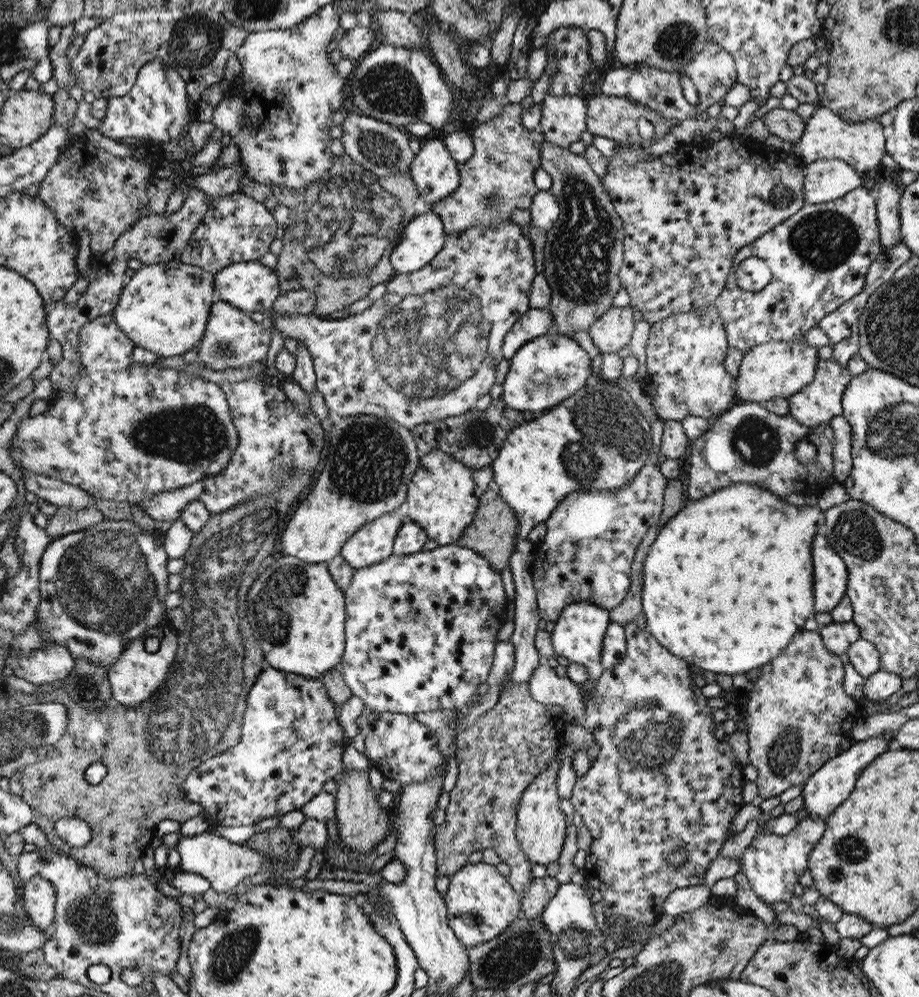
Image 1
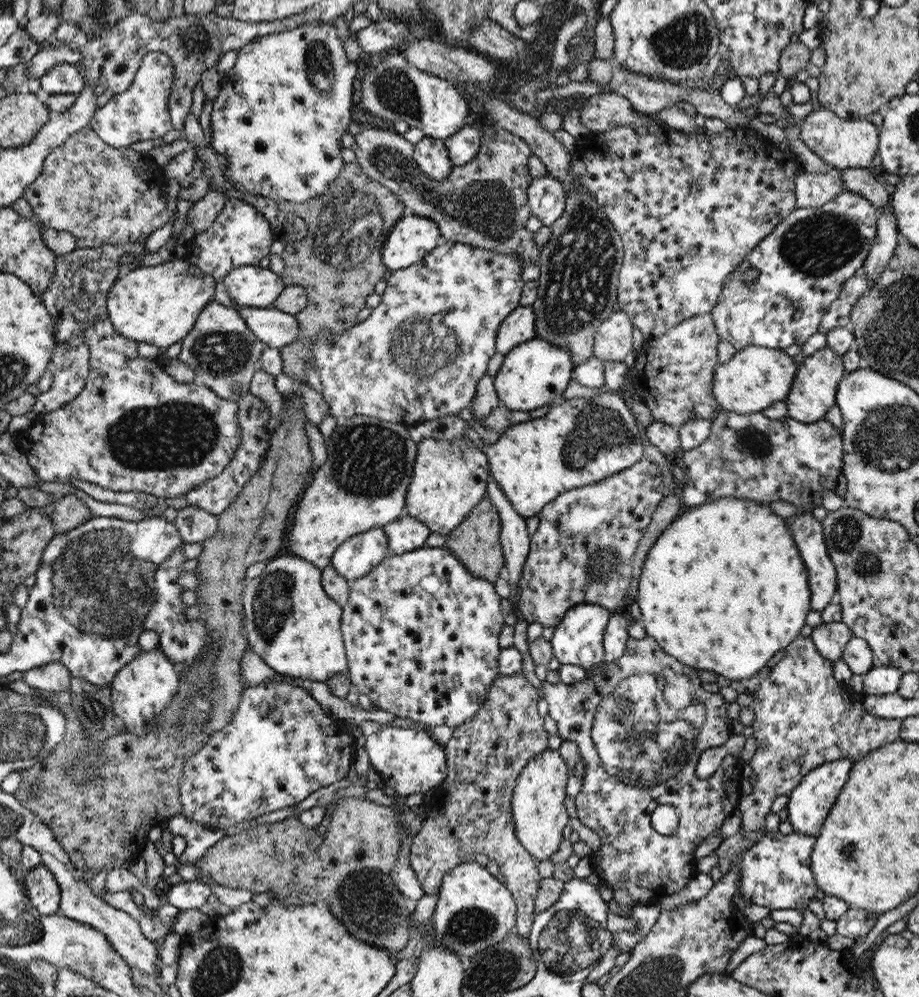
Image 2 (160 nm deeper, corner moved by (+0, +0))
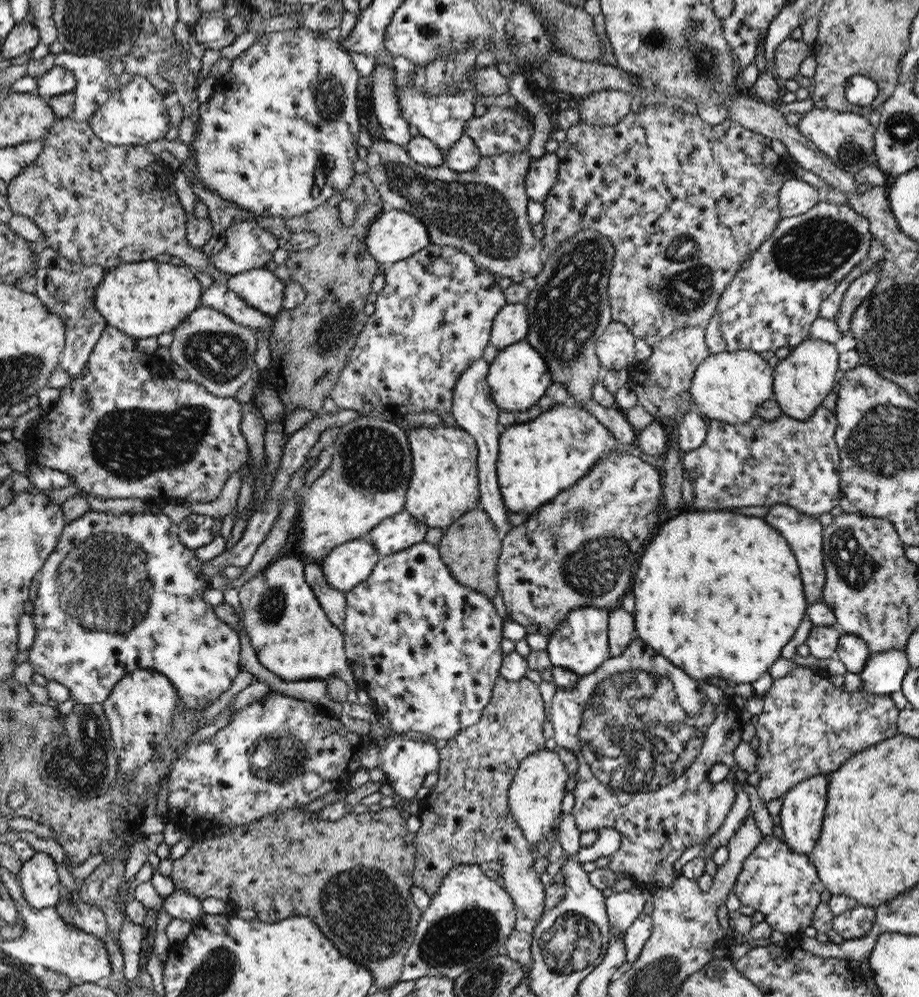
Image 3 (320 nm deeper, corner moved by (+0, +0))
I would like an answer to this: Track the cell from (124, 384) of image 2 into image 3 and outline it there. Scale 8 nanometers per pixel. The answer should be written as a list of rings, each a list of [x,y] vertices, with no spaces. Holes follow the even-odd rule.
[[[107,324],[101,332],[98,342],[94,345],[82,372],[77,374],[65,389],[61,389],[61,397],[57,404],[53,408],[49,408],[38,424],[30,428],[29,432],[25,434],[23,442],[29,457],[34,460],[34,464],[42,469],[52,468],[52,470],[60,470],[60,472],[68,474],[73,480],[74,486],[78,486],[89,496],[100,498],[100,500],[145,497],[157,500],[165,496],[172,496],[177,499],[185,498],[189,502],[216,500],[220,496],[226,480],[250,458],[248,442],[239,429],[242,419],[241,402],[237,401],[235,397],[216,396],[210,390],[206,390],[204,386],[198,385],[195,380],[176,379],[173,365],[166,362],[165,359],[156,360],[156,357],[158,357],[156,354],[149,354],[144,352],[144,348],[140,348],[140,339],[128,336],[127,333]]]

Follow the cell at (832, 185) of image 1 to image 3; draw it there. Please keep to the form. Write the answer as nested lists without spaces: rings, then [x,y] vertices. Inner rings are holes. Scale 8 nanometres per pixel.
[[[794,176],[786,180],[778,191],[778,209],[780,219],[796,217],[805,214],[824,199],[823,193],[815,186]]]

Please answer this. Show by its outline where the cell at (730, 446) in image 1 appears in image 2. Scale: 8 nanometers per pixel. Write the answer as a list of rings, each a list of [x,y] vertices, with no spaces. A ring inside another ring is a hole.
[[[719,410],[711,418],[710,436],[700,446],[684,451],[682,456],[687,474],[679,491],[685,509],[696,508],[717,498],[745,498],[760,504],[776,501],[791,502],[808,512],[822,504],[824,492],[836,486],[842,466],[842,440],[840,430],[830,421],[821,419],[814,423],[803,423],[785,417],[769,420],[762,413],[738,415],[728,410]]]

